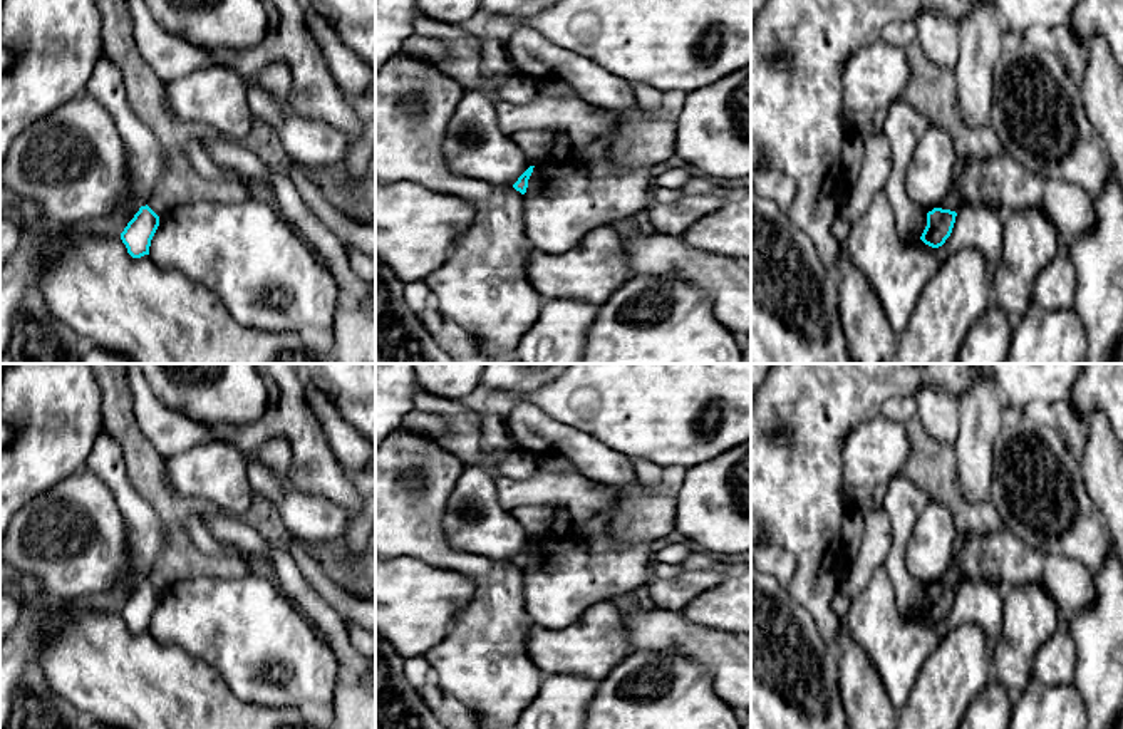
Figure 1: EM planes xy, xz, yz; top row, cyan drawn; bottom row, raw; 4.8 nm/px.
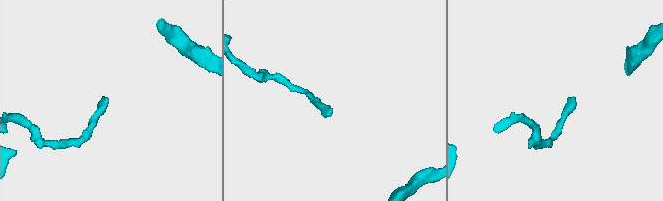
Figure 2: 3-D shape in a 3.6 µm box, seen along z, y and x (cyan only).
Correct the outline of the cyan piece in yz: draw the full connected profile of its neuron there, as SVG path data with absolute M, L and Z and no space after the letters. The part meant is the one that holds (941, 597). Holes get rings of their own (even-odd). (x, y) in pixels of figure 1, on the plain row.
M934 583L927 588L927 602L920 615L932 623L942 622L952 608L955 592L955 587Z

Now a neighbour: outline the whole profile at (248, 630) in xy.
M253 573L236 580L194 576L164 588L149 632L213 667L235 697L260 707L325 711L340 674L330 645L277 582Z

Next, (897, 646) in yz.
M880 565L872 571L860 595L853 598L843 623L873 664L888 702L900 712L922 664L949 630L960 623L974 623L984 628L992 645L997 644L1002 632L1004 595L996 580L964 580L942 622L932 623L922 615L902 617L893 583Z

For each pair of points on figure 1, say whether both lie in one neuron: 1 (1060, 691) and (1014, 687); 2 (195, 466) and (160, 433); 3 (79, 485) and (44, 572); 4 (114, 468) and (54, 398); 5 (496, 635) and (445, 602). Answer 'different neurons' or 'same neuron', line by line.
1: different neurons
2: different neurons
3: same neuron
4: different neurons
5: different neurons

